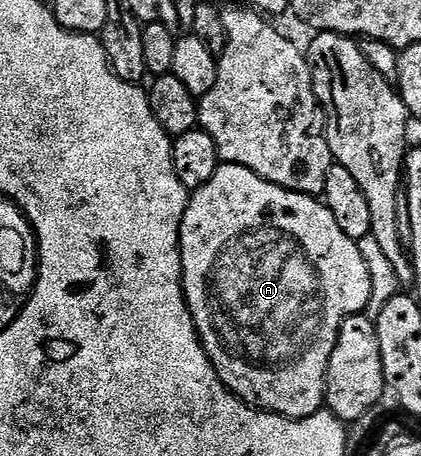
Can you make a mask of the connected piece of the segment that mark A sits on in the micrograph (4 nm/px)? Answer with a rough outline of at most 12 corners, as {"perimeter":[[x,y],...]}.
{"perimeter":[[220,163],[183,293],[219,380],[309,418],[367,259],[322,199]]}

